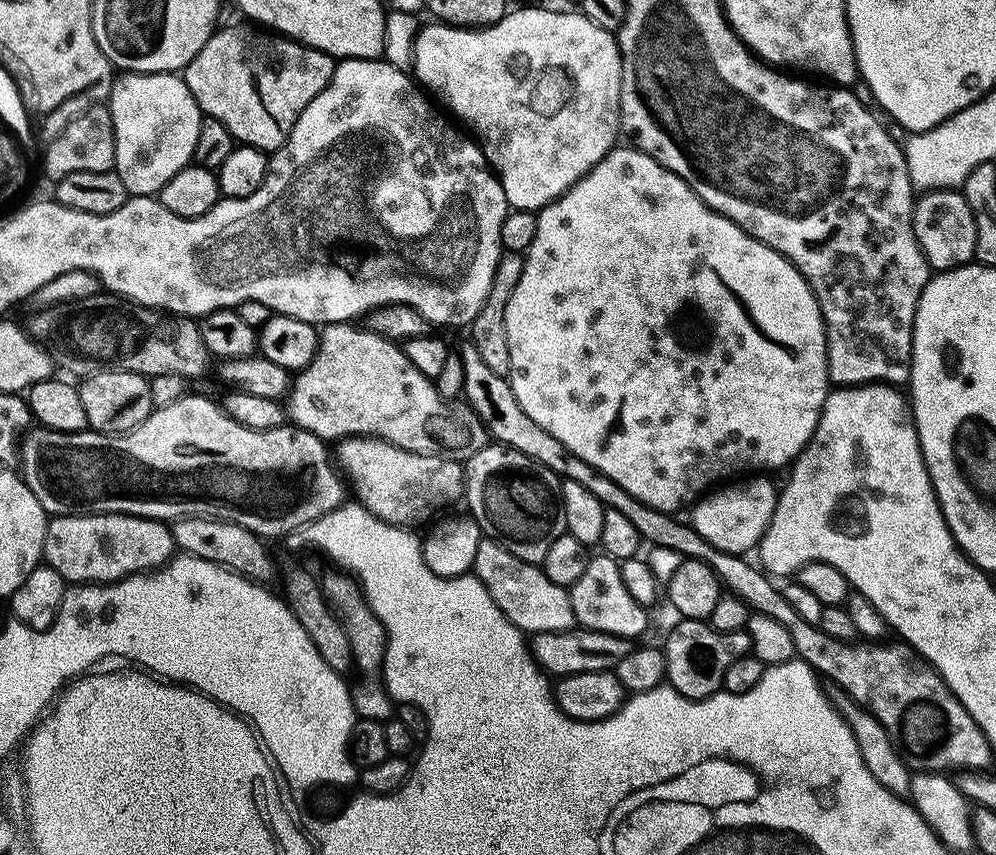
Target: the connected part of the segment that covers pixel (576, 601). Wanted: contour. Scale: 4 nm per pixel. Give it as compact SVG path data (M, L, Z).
M598 554L589 561L586 573L578 580L571 591L577 625L598 633L614 634L630 641L637 641L648 630L649 611L632 598L624 584L619 561Z

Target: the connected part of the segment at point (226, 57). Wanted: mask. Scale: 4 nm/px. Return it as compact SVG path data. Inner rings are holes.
M243 26L236 29L217 31L216 35L210 38L210 42L206 42L202 54L198 54L198 58L194 58L194 62L190 62L190 66L184 69L182 79L184 85L190 90L190 94L194 94L201 113L210 118L218 118L218 122L222 122L222 126L226 126L226 130L230 130L230 134L235 138L237 145L256 148L259 152L271 154L278 152L283 144L287 142L294 130L294 126L298 122L298 118L302 118L302 110L306 110L306 106L310 106L310 102L314 102L314 98L318 98L318 94L333 80L333 76L336 73L336 65L335 57L328 56L326 53L318 51L318 49L308 48L296 40L273 34L268 30L261 30L256 26Z

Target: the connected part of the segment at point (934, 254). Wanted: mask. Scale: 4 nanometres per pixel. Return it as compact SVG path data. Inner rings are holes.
M960 190L926 192L917 199L914 210L914 234L918 238L918 246L922 246L922 254L928 260L928 267L933 273L967 268L976 260L978 250L976 217L975 210Z

